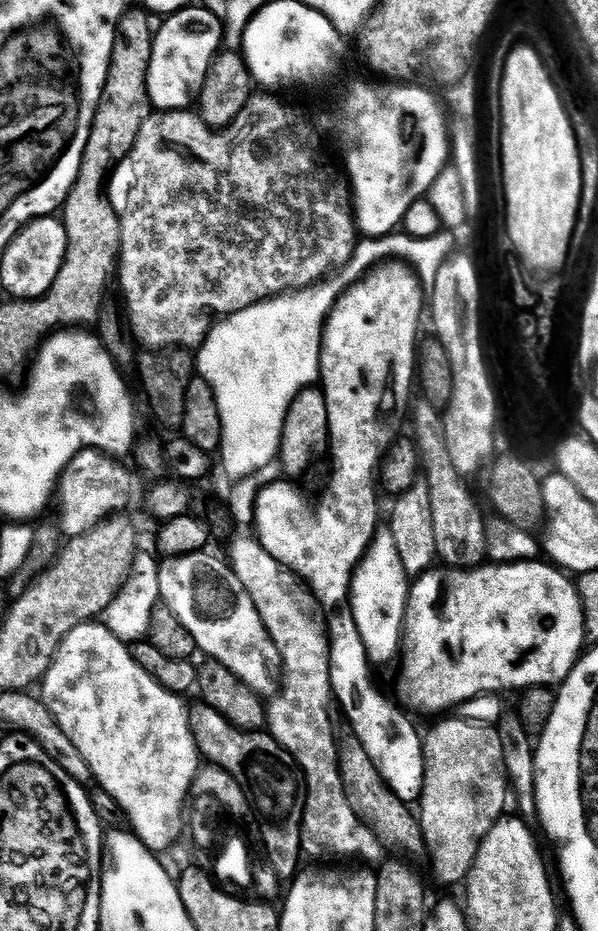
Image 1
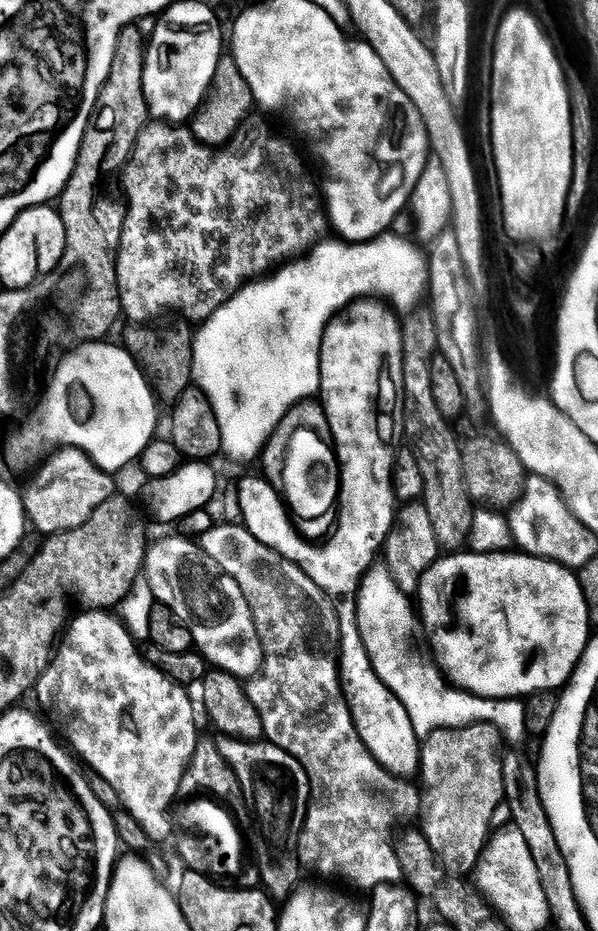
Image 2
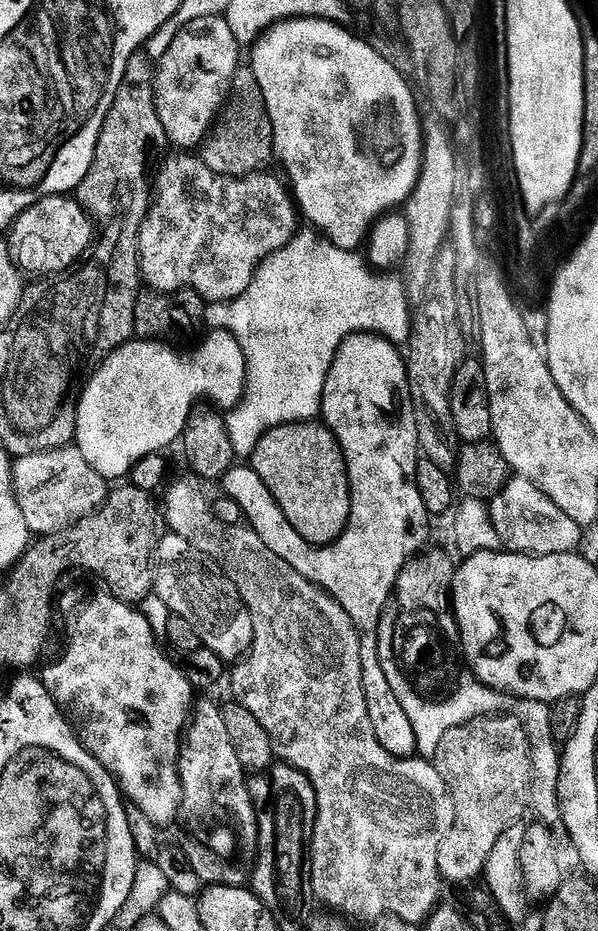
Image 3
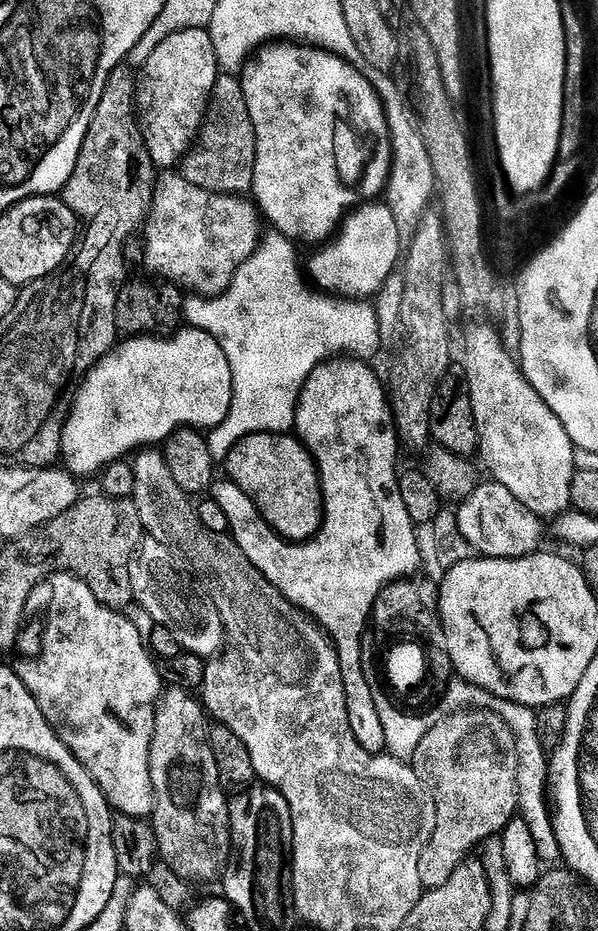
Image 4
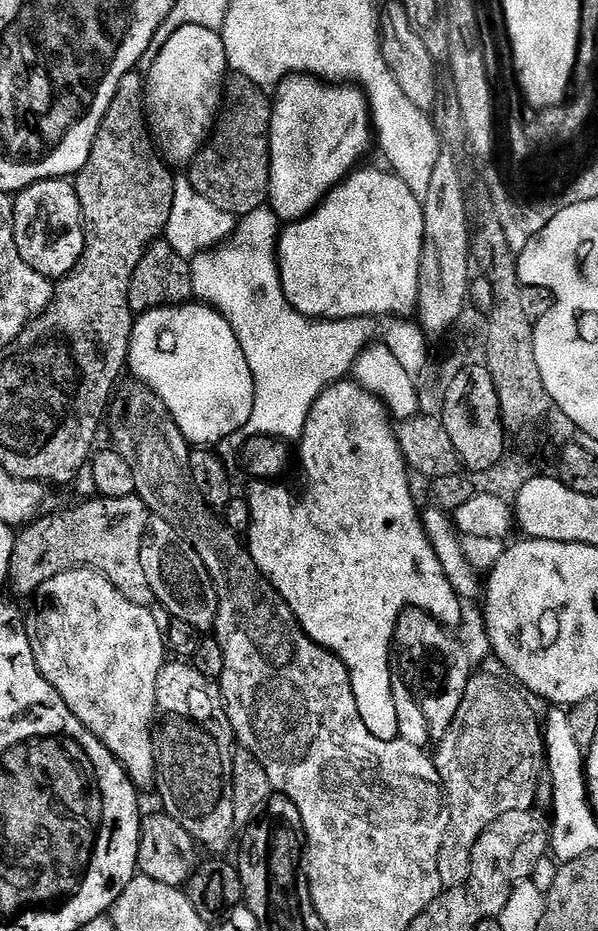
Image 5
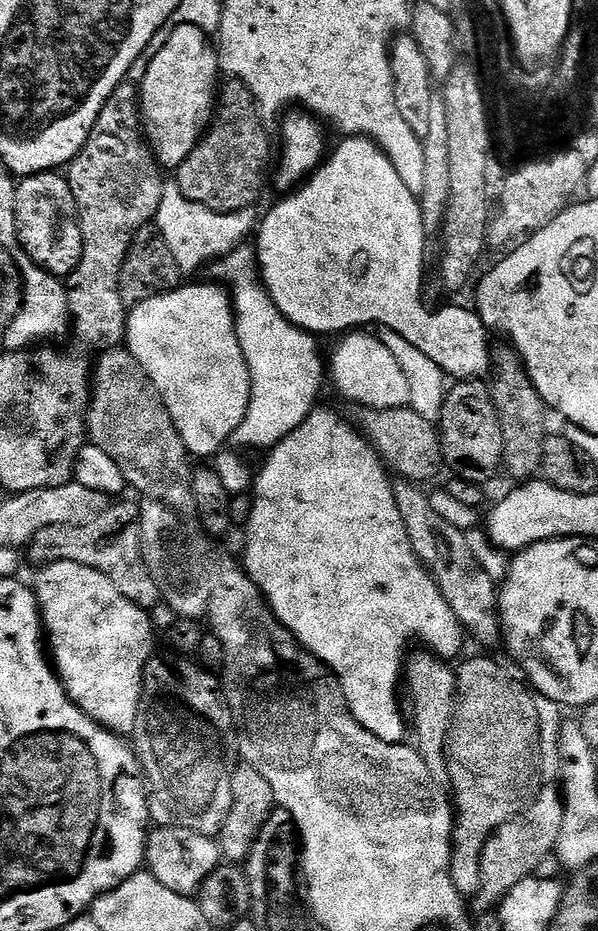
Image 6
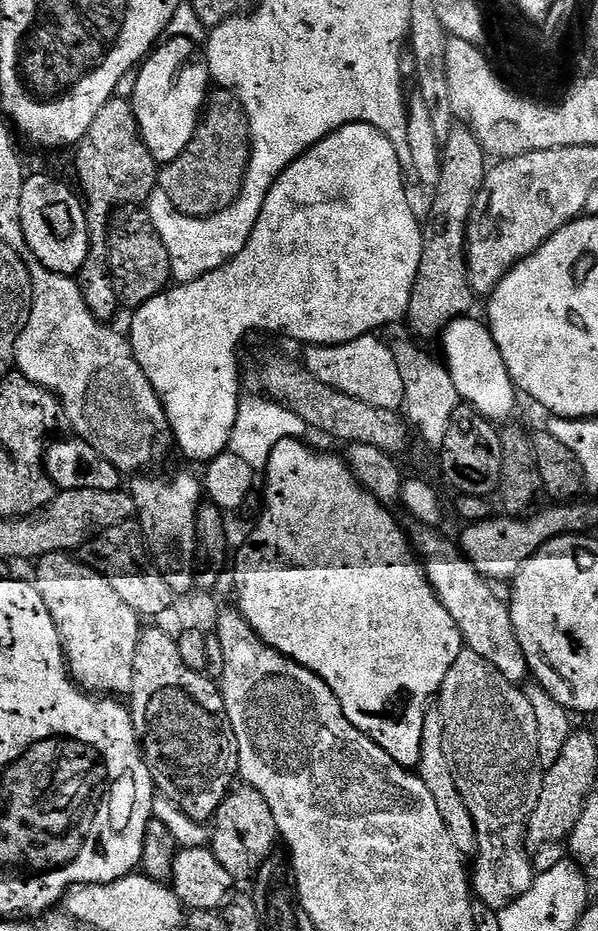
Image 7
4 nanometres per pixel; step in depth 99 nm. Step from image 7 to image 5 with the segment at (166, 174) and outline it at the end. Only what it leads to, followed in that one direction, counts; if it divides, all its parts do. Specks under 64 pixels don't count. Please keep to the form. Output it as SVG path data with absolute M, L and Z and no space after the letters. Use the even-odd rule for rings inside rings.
M232 74L225 79L222 97L224 117L215 121L210 139L186 168L187 187L191 188L201 201L213 204L218 210L237 218L265 207L268 198L268 121L272 118L272 110L269 101L264 101L260 92L263 91L257 85L246 82L243 76Z

